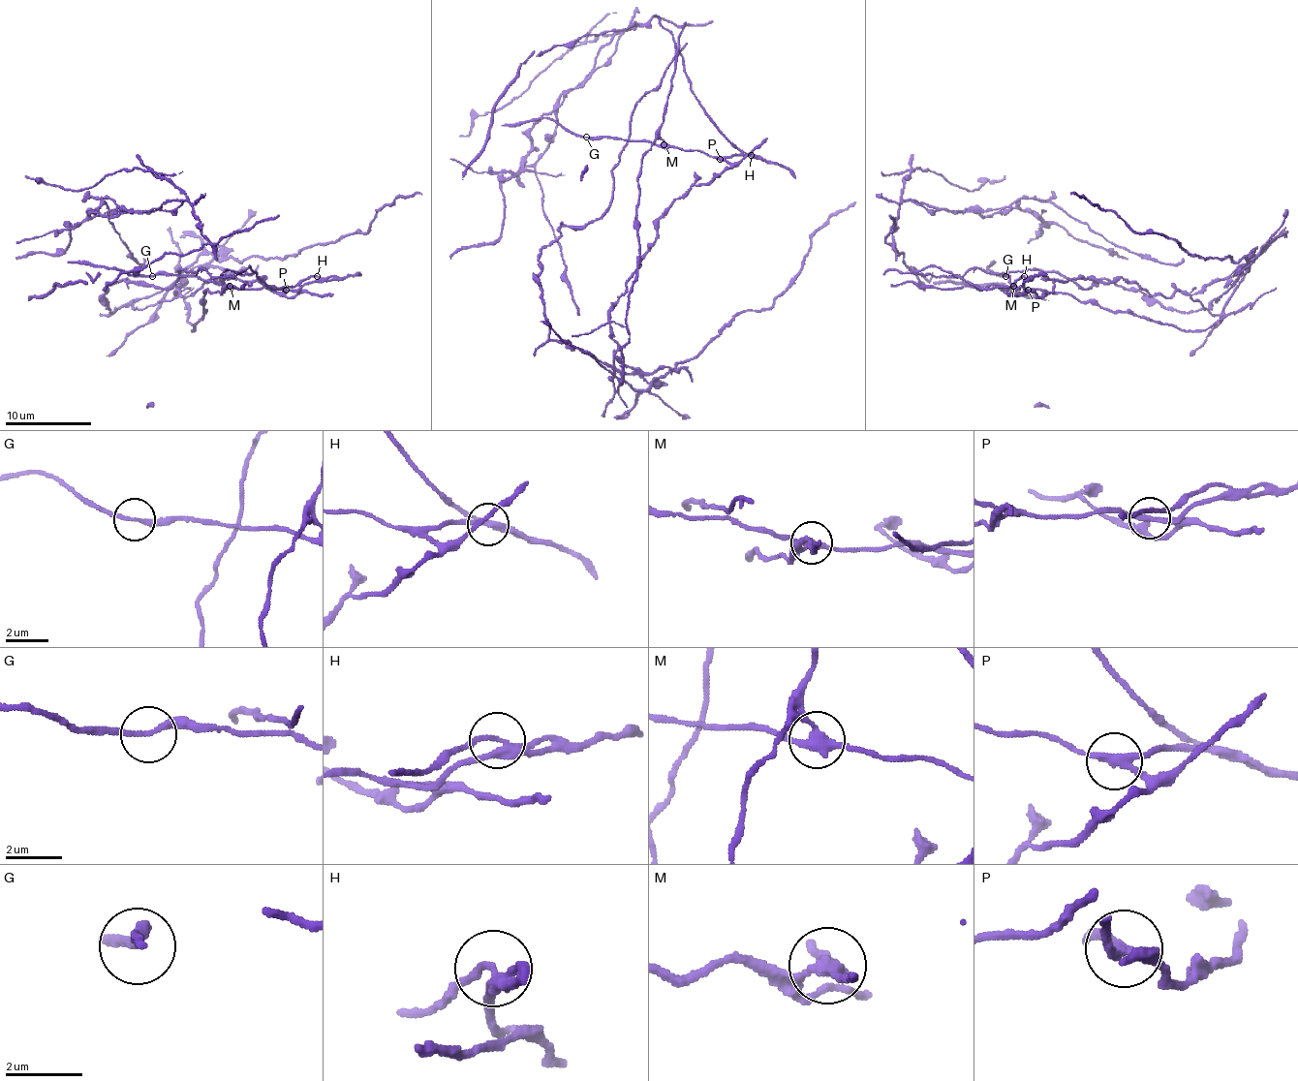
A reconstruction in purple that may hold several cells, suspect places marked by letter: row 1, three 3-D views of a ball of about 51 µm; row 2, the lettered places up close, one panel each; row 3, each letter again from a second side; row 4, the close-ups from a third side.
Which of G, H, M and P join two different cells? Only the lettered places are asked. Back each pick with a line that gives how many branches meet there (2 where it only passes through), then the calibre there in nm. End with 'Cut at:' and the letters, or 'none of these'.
M: 3 branches meet; 300 nm thick
P: 3 branches meet; 200 nm thick
Cut at: M, P

